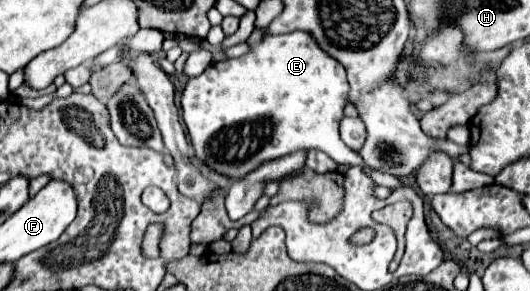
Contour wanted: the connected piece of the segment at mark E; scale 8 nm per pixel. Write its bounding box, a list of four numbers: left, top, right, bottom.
[181,31,403,191]

